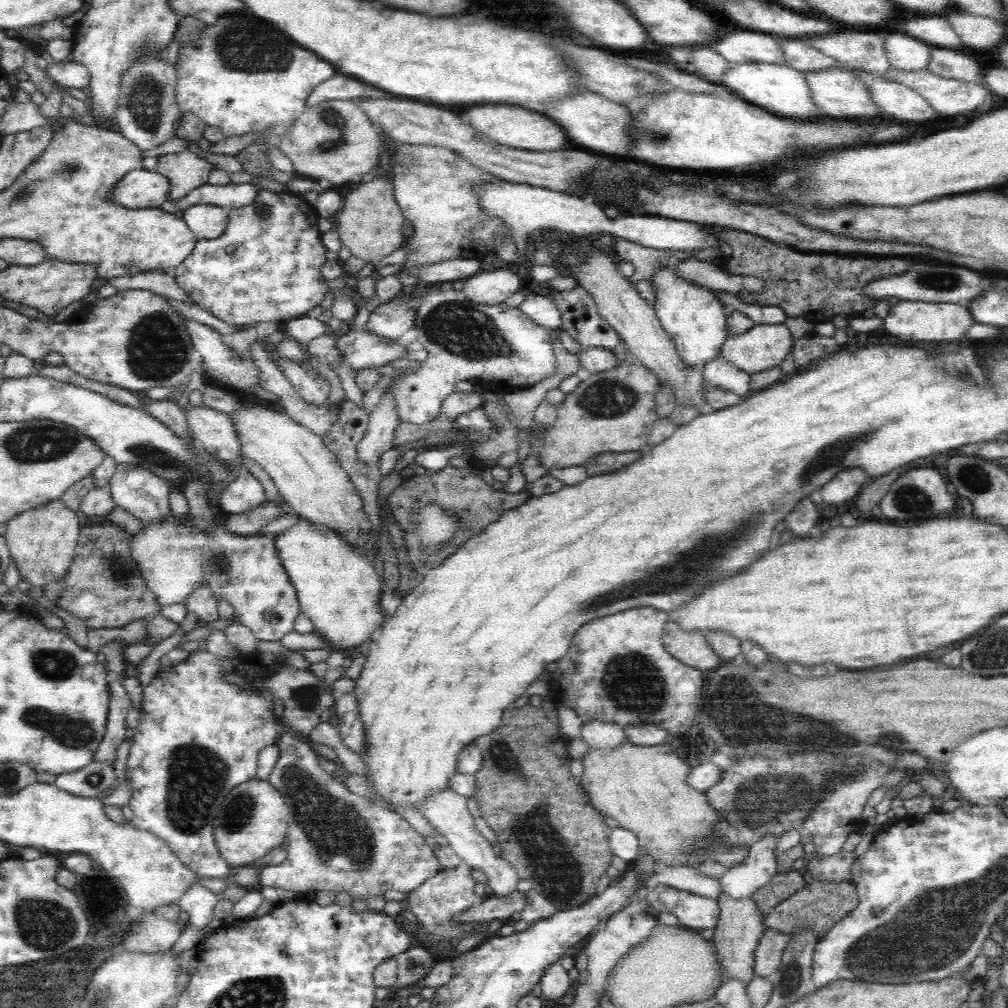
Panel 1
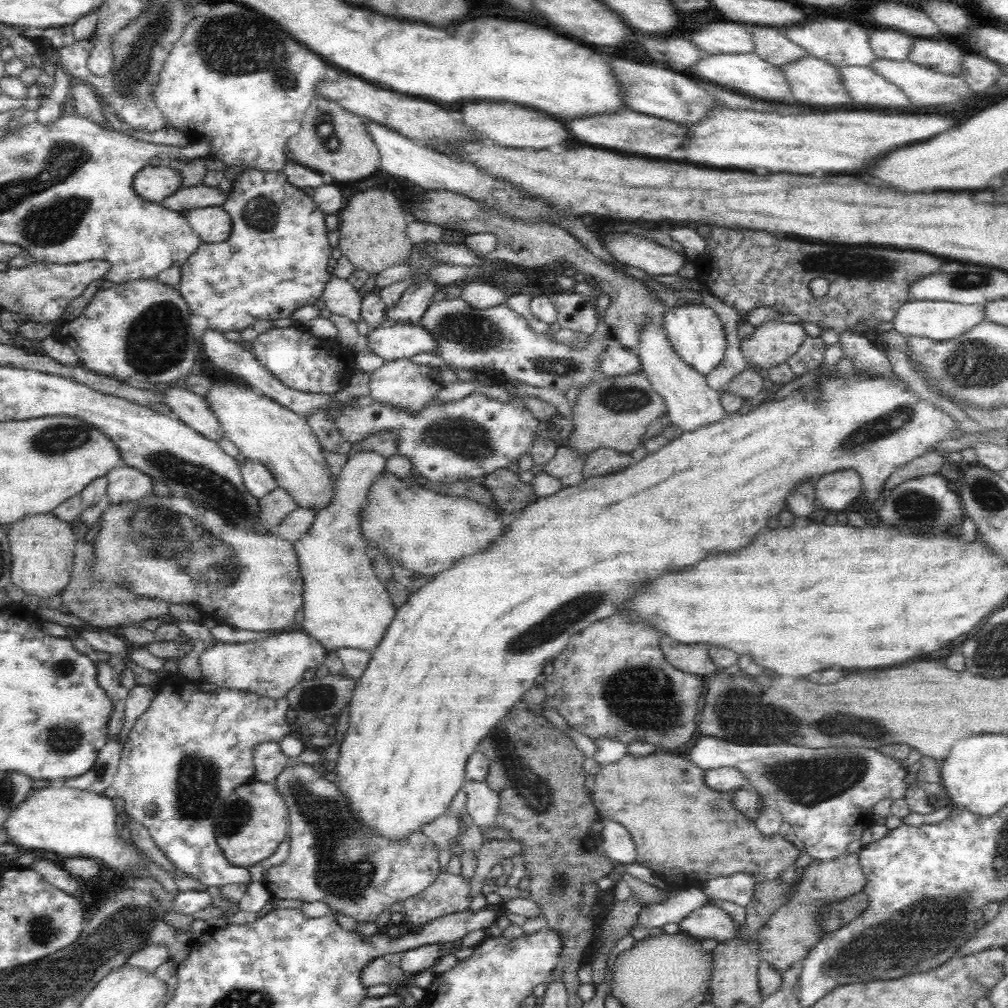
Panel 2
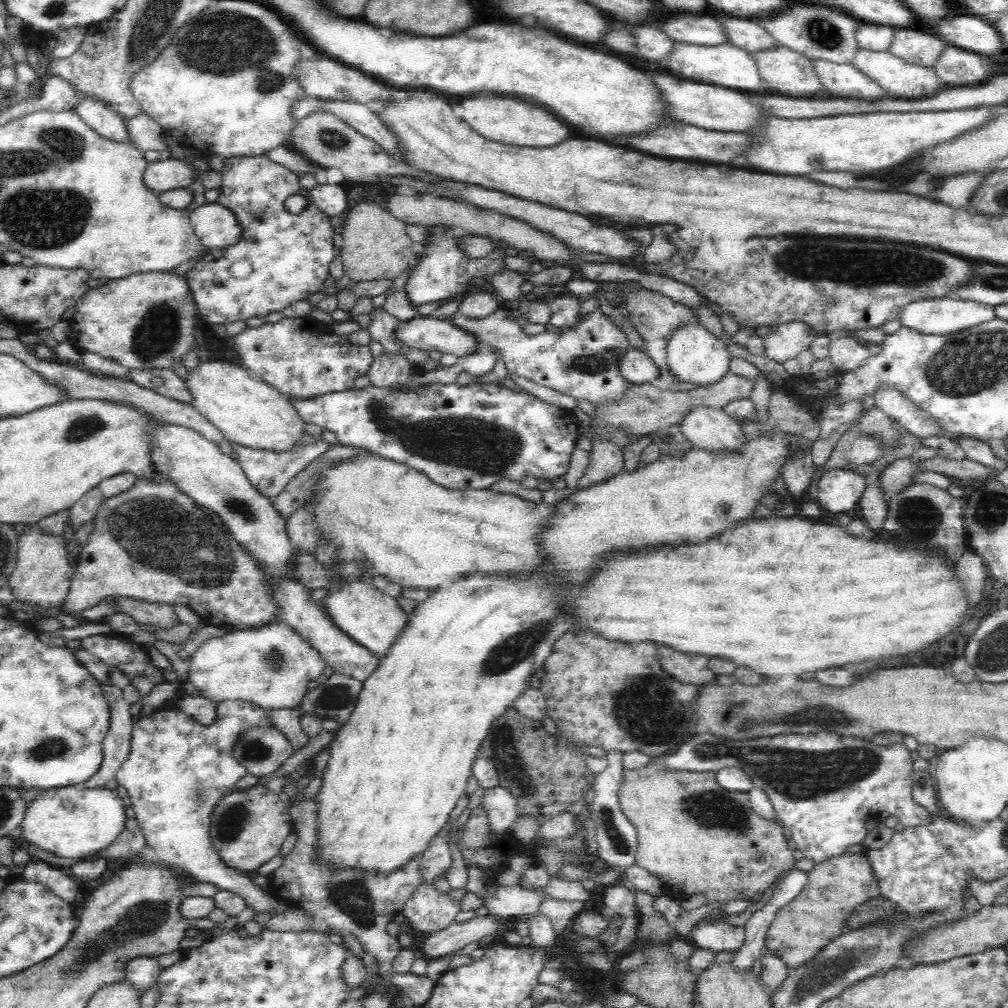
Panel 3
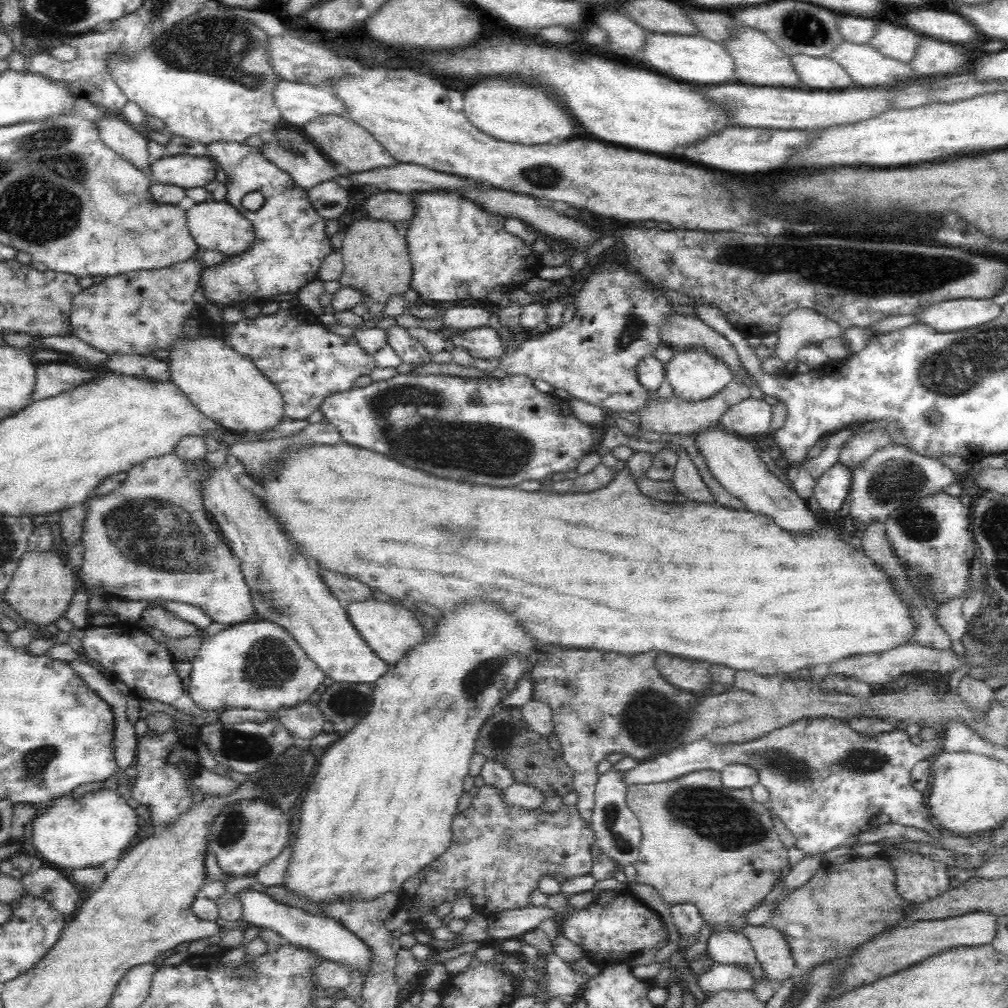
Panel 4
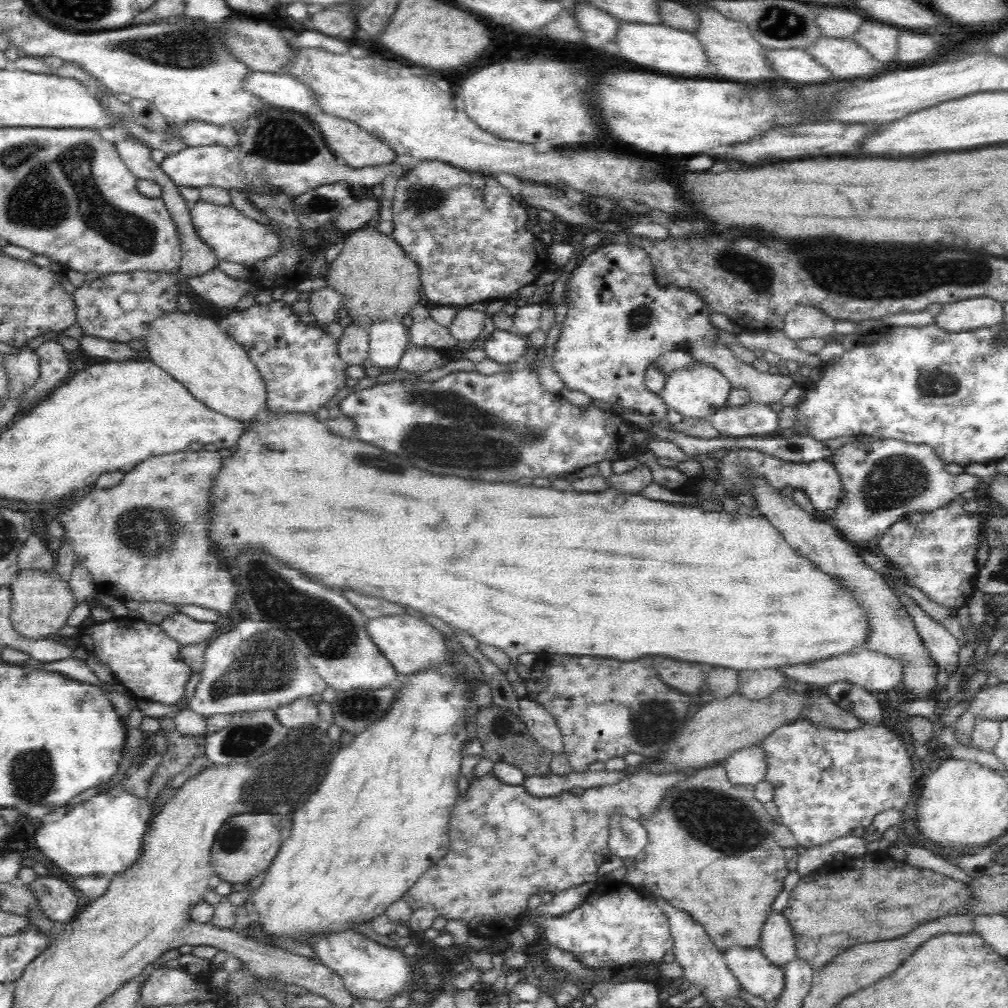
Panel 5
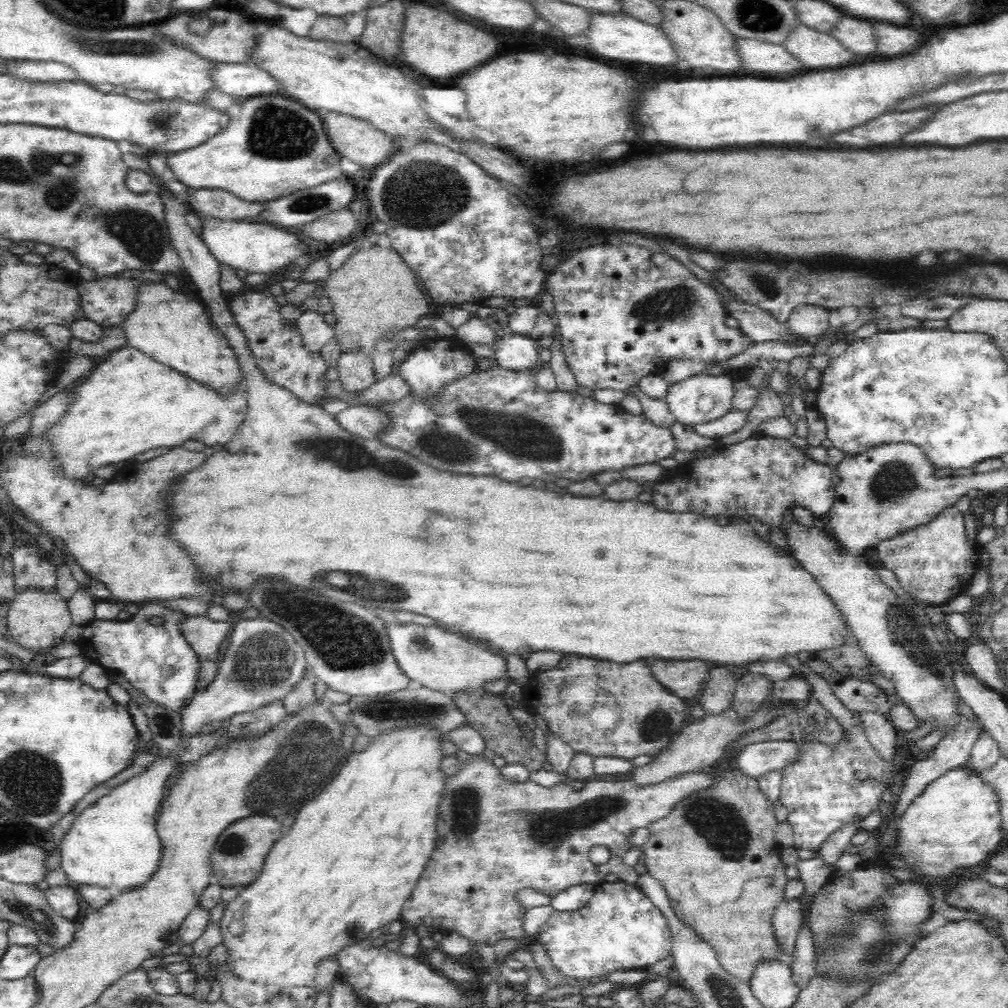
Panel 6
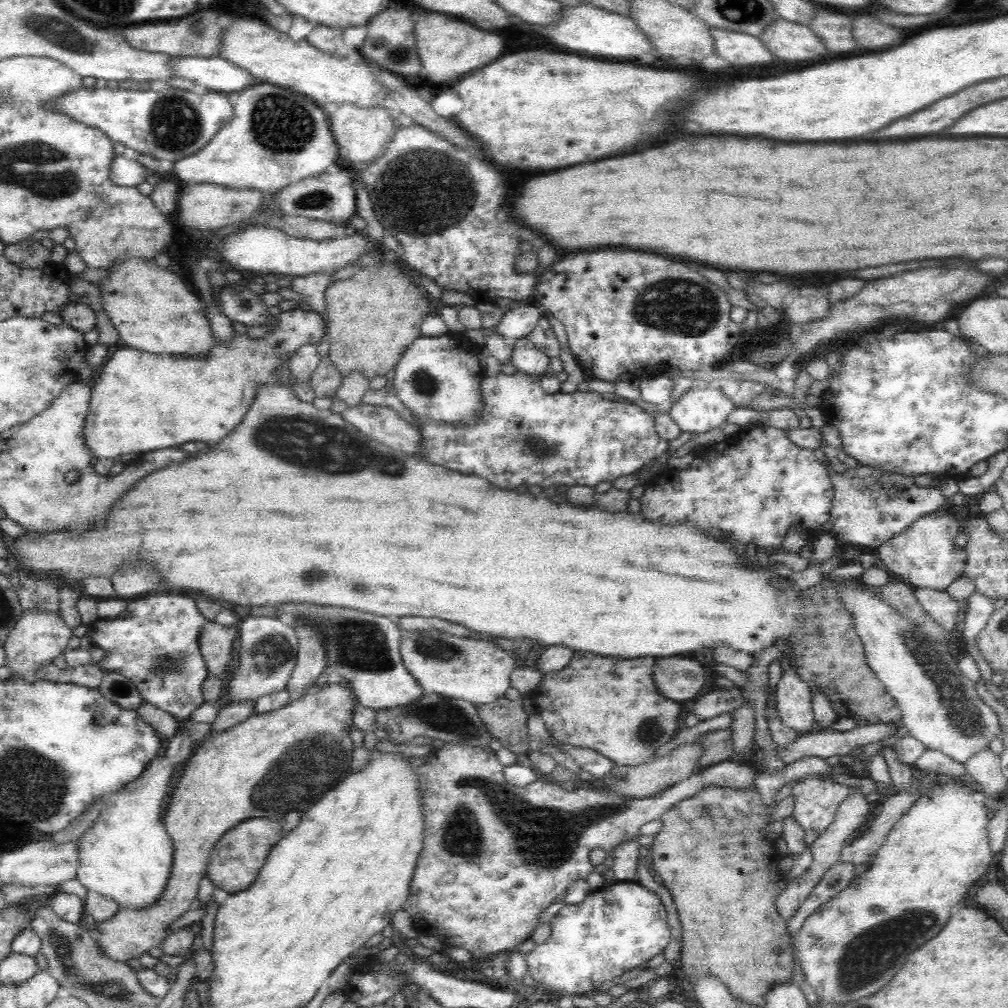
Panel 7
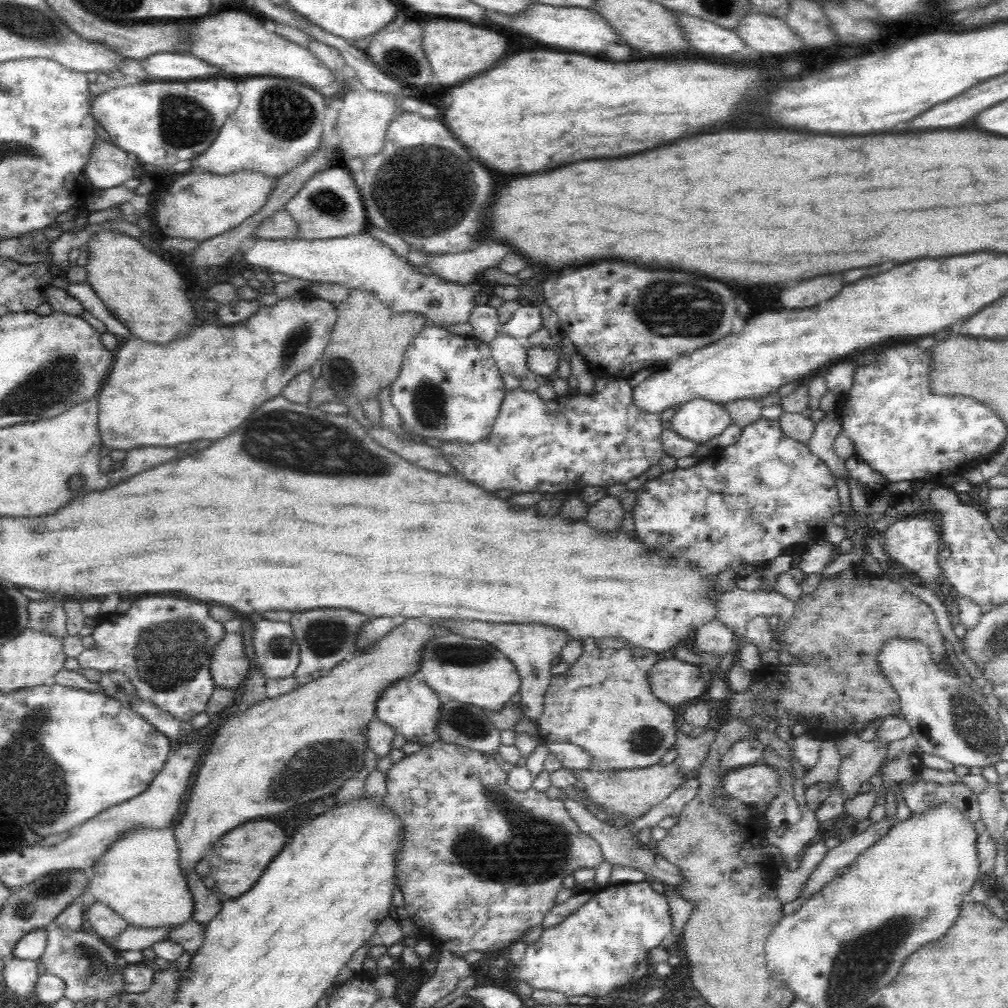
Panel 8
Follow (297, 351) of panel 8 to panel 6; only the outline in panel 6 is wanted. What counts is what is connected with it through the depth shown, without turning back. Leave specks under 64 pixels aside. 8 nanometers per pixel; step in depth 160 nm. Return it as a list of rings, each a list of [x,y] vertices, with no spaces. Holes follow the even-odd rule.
[[[128,346],[114,351],[92,374],[75,386],[77,397],[73,405],[45,436],[62,462],[63,473],[70,478],[85,478],[100,466],[130,460],[152,448],[182,447],[186,440],[202,442],[210,447],[226,444],[234,430],[242,424],[247,410],[246,390],[242,384],[224,394]]]

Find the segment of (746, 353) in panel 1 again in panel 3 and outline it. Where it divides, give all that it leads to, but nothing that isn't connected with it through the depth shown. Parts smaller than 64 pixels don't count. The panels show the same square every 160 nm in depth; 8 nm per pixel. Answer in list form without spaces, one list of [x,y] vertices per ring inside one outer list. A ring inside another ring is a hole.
[[[798,320],[778,325],[776,331],[764,331],[766,357],[783,364],[808,350],[818,333],[808,323]]]

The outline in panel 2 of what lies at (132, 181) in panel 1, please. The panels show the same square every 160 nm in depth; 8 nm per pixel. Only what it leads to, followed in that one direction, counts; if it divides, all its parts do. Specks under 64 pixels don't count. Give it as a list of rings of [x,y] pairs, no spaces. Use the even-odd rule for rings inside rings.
[[[168,161],[162,165],[148,164],[136,174],[133,187],[144,200],[160,204],[162,199],[168,198],[170,194],[174,194],[183,187],[183,176],[175,168],[172,168],[171,165],[168,165]]]

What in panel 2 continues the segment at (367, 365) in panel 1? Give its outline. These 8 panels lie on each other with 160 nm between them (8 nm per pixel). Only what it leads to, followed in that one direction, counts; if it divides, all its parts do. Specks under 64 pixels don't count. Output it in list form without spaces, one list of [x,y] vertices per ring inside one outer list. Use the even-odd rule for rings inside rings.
[[[419,322],[416,324],[388,323],[371,331],[367,336],[368,348],[372,348],[380,358],[412,358],[416,354],[432,353],[437,348],[435,336]]]

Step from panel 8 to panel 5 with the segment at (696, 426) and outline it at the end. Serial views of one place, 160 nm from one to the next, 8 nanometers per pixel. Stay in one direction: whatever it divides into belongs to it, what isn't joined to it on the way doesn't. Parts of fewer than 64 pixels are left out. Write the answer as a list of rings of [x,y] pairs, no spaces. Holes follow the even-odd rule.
[[[700,363],[698,366],[692,366],[690,370],[674,372],[667,376],[661,397],[667,408],[675,410],[682,418],[706,419],[727,406],[732,389],[732,385],[718,370]]]

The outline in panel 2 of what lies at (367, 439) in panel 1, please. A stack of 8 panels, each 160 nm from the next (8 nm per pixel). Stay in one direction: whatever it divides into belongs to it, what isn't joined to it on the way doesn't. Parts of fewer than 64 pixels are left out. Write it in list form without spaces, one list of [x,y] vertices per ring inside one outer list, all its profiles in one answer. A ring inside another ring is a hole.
[[[361,452],[347,458],[346,464],[334,484],[334,496],[324,509],[320,509],[308,534],[297,540],[295,546],[304,581],[304,618],[299,628],[314,637],[324,648],[353,648],[372,653],[387,633],[396,616],[397,608],[392,603],[384,586],[372,569],[372,559],[366,553],[366,543],[360,535],[360,514],[376,474],[384,470],[386,459],[376,453]]]

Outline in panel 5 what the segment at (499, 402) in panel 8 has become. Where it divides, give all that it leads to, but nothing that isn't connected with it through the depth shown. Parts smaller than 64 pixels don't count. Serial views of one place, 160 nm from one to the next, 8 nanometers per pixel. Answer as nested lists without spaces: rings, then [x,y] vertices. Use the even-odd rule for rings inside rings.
[[[409,344],[396,369],[422,376],[444,367],[448,362],[450,360],[439,351]]]

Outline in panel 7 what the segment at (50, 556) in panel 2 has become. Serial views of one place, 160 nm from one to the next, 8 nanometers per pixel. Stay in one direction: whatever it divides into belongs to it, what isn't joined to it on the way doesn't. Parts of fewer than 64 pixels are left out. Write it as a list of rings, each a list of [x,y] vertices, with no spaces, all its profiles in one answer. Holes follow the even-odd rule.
[[[41,610],[23,611],[2,646],[4,666],[10,669],[11,678],[36,680],[35,672],[40,668],[49,667],[54,658],[63,654],[68,649],[68,642],[72,636],[72,629],[66,626],[59,614]]]

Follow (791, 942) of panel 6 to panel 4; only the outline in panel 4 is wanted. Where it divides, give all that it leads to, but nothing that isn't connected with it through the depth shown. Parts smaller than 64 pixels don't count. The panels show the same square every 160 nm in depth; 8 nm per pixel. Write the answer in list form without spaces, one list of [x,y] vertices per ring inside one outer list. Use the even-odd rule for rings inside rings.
[[[770,922],[746,925],[744,936],[755,950],[758,962],[768,978],[777,985],[795,972],[795,962],[787,938]]]

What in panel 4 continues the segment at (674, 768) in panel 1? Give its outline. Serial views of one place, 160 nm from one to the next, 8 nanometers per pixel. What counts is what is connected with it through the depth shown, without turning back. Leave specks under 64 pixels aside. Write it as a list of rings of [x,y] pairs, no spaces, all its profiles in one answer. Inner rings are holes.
[[[702,770],[686,774],[682,778],[669,782],[628,787],[626,800],[627,805],[632,809],[632,812],[640,821],[642,833],[639,858],[633,864],[636,870],[633,882],[654,888],[654,890],[663,898],[663,901],[670,906],[682,903],[694,904],[699,912],[699,923],[708,925],[712,933],[724,931],[743,933],[743,928],[746,925],[750,925],[747,922],[748,913],[765,902],[765,898],[768,896],[768,893],[771,892],[773,886],[776,886],[777,881],[782,879],[782,869],[786,864],[789,864],[789,850],[786,846],[781,844],[780,837],[776,834],[776,829],[774,829],[771,817],[772,812],[764,807],[764,803],[756,802],[753,799],[751,788],[744,788],[741,790],[727,788],[722,783],[720,771]],[[706,818],[708,818],[708,830],[704,830],[704,828],[700,830],[700,824],[704,824]]]

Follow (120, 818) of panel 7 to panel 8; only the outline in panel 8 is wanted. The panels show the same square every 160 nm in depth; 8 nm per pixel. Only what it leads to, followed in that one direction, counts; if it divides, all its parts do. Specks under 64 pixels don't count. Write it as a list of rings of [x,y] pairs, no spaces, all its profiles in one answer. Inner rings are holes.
[[[173,827],[134,829],[124,835],[87,870],[88,892],[96,900],[138,928],[176,928],[193,919],[194,899],[180,866]]]

